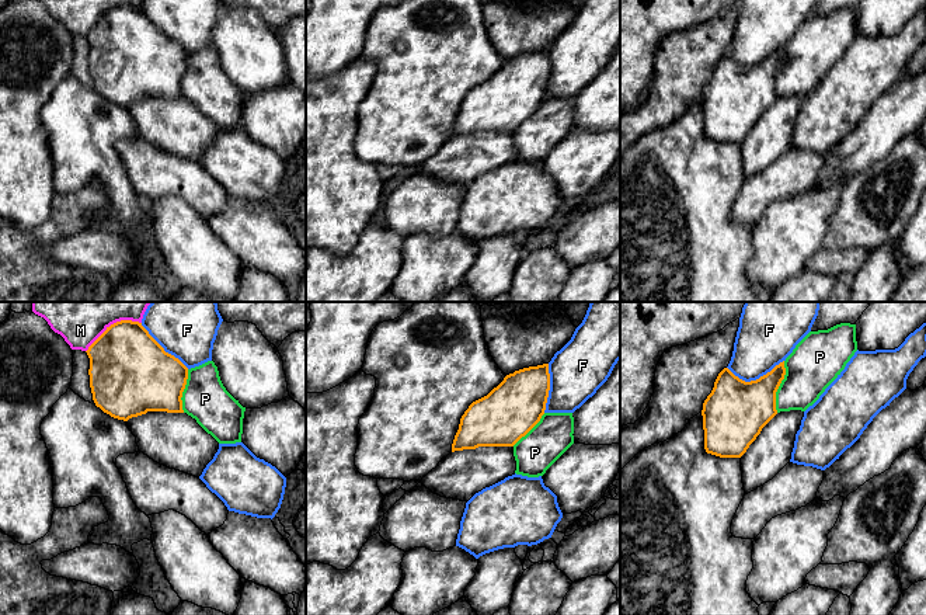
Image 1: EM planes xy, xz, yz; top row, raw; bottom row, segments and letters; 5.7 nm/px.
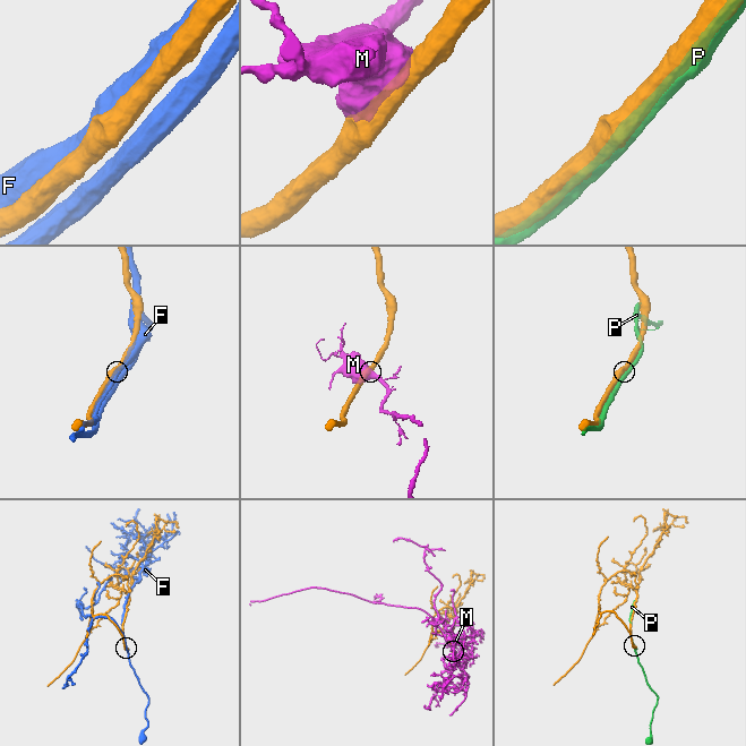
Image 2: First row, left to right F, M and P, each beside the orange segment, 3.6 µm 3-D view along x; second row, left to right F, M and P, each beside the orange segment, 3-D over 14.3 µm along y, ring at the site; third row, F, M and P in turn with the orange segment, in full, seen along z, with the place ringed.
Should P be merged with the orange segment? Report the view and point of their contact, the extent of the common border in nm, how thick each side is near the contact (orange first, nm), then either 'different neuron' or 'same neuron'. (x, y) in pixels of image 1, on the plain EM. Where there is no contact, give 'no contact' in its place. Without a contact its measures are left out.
yz (779, 70) | 300 nm | 320/300 nm | different neuron

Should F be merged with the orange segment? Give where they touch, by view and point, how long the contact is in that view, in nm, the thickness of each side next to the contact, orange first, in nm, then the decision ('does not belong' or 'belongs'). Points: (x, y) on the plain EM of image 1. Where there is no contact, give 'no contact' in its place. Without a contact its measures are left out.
contact yz (756, 65); length 340 nm; calibres 360 and 320 nm; does not belong

